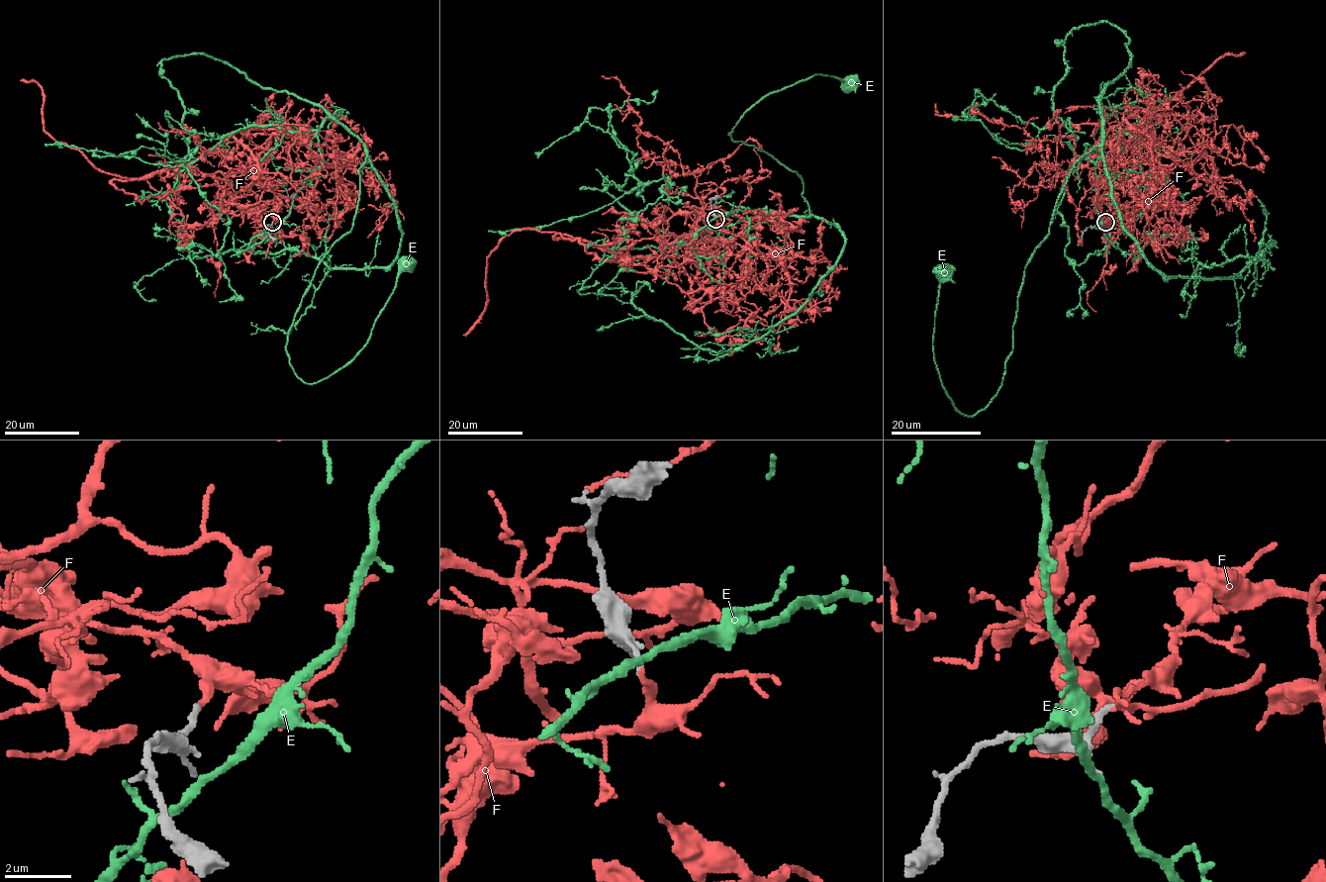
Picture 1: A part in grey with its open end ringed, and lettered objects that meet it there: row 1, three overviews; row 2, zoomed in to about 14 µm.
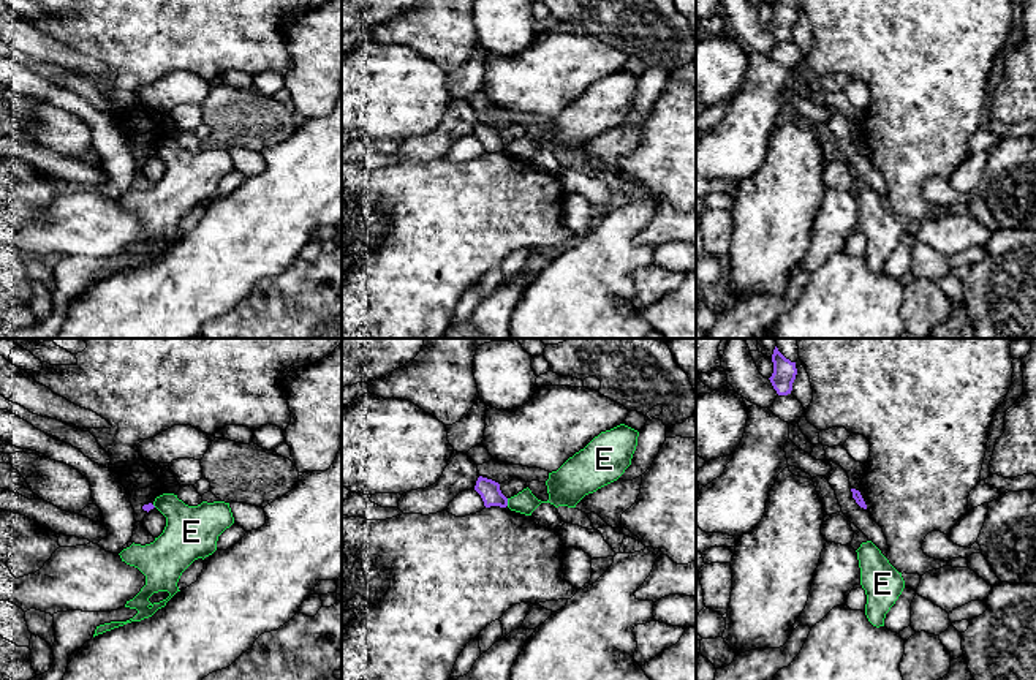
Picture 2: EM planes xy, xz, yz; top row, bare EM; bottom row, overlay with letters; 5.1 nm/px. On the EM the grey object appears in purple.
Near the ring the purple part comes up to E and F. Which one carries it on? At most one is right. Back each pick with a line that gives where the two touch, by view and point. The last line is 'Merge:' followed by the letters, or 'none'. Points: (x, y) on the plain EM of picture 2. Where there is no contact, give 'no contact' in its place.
F: no contact
Merge: F

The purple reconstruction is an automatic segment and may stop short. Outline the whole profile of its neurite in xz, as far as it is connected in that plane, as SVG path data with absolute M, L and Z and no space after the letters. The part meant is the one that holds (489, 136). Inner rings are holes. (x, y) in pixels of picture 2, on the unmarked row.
M479 122L475 131L475 136L481 141L486 153L508 152L508 144L501 139L500 130L492 125Z

